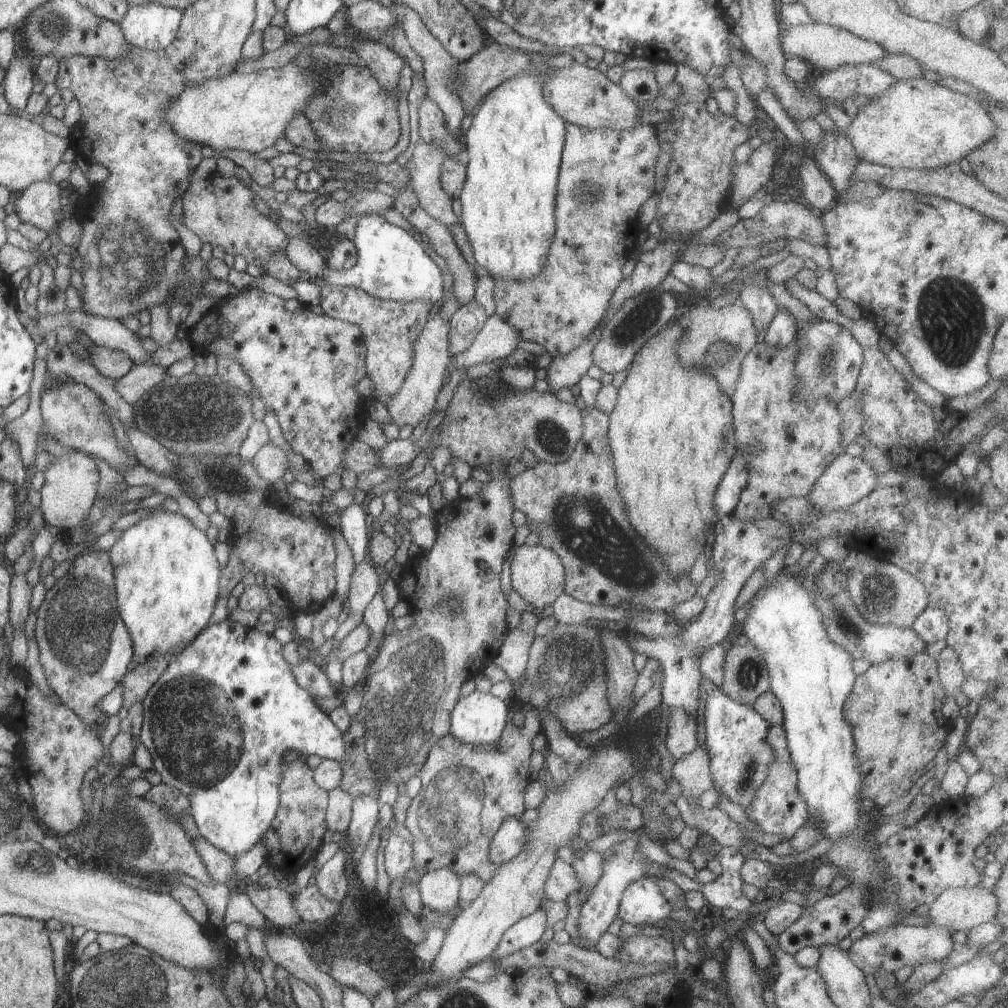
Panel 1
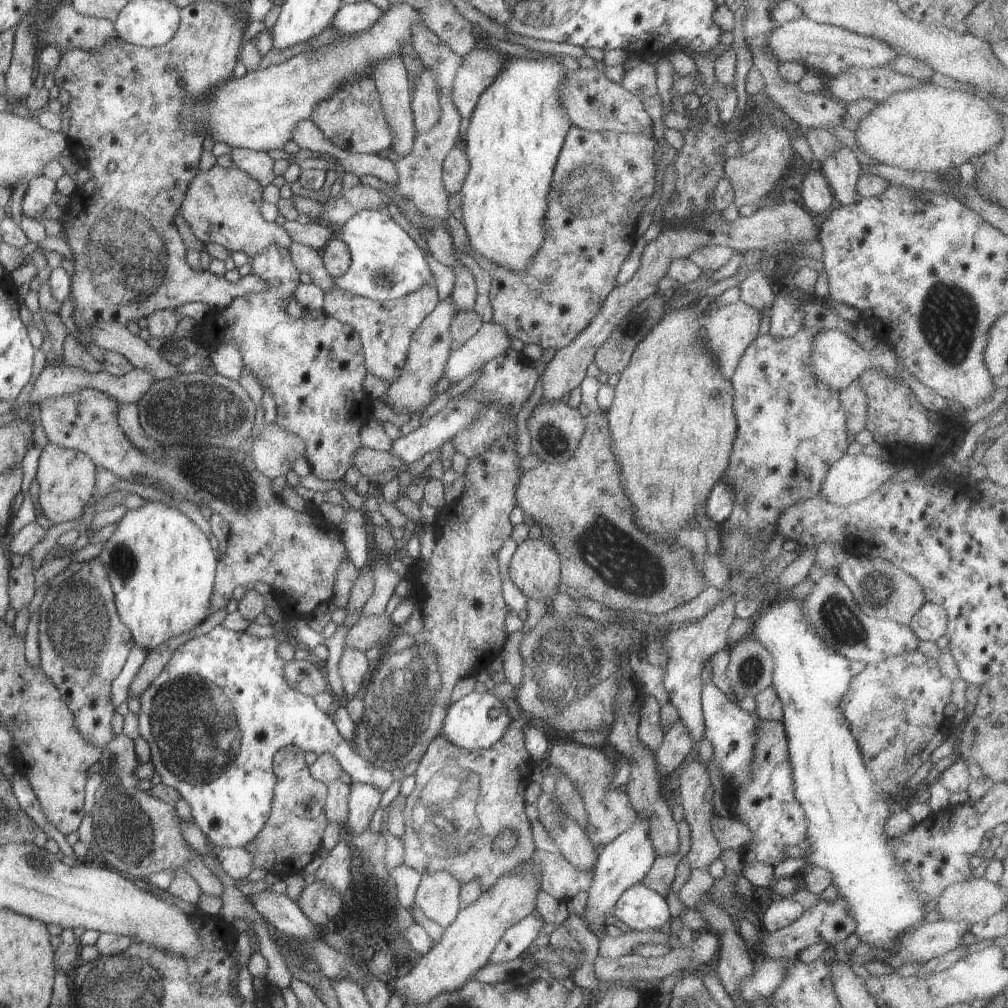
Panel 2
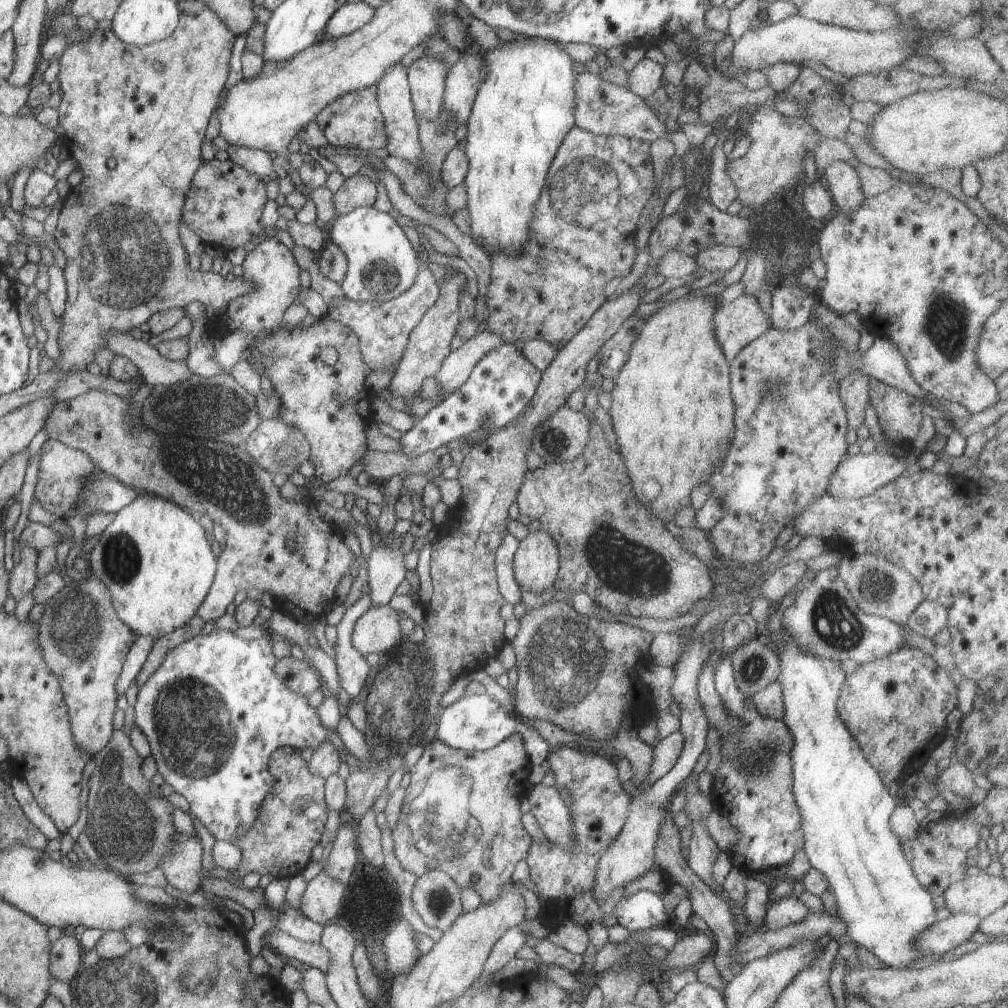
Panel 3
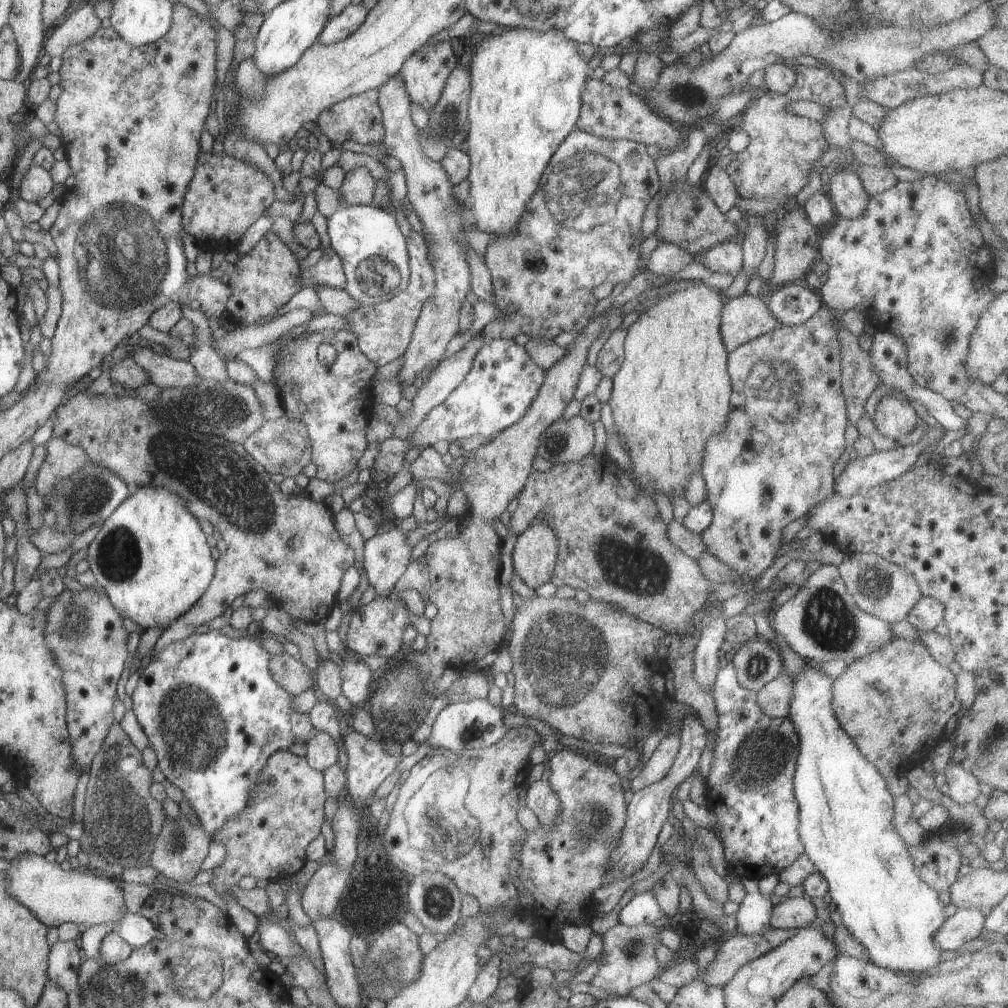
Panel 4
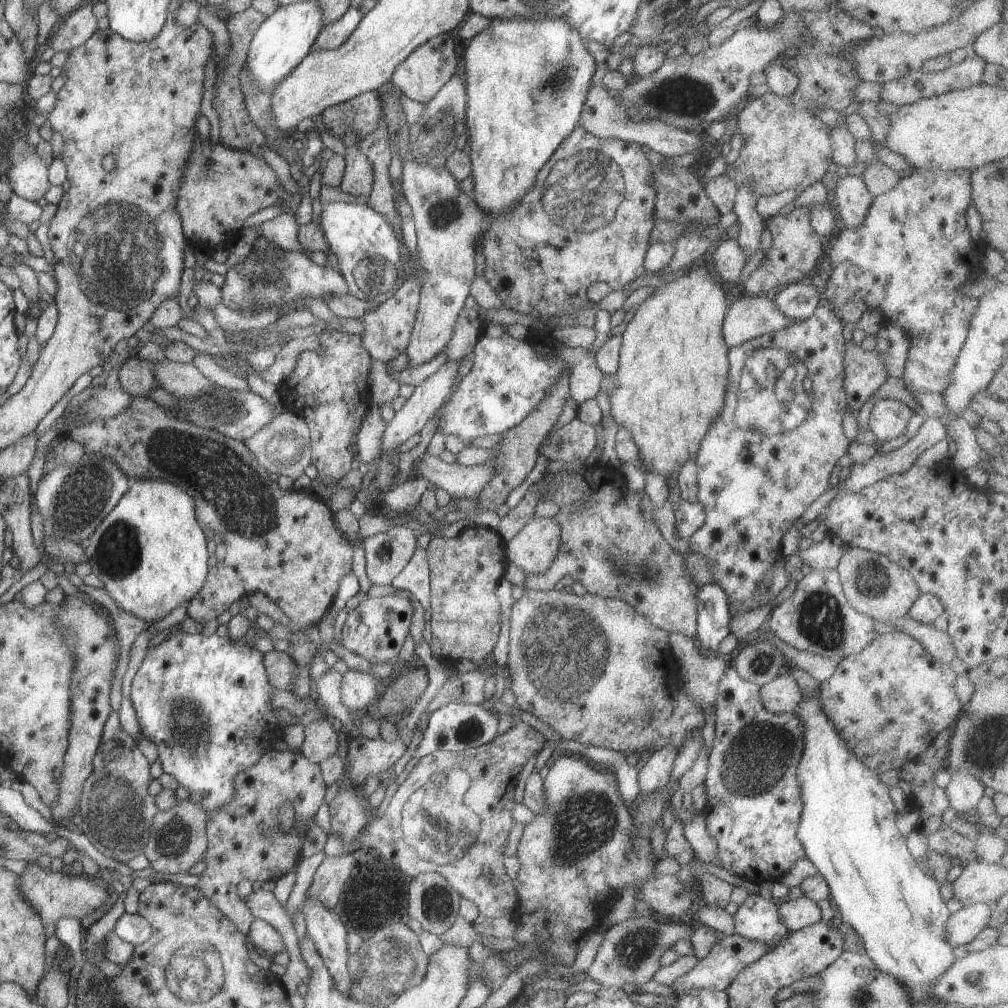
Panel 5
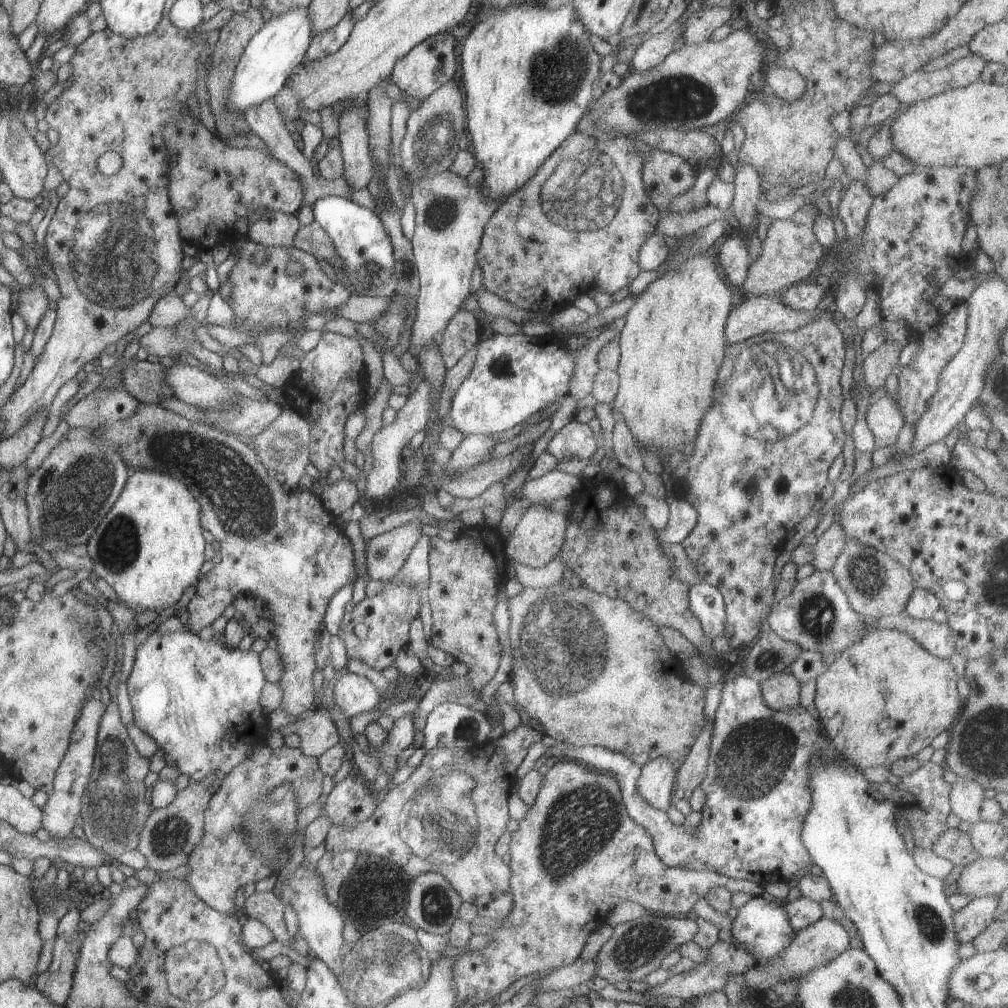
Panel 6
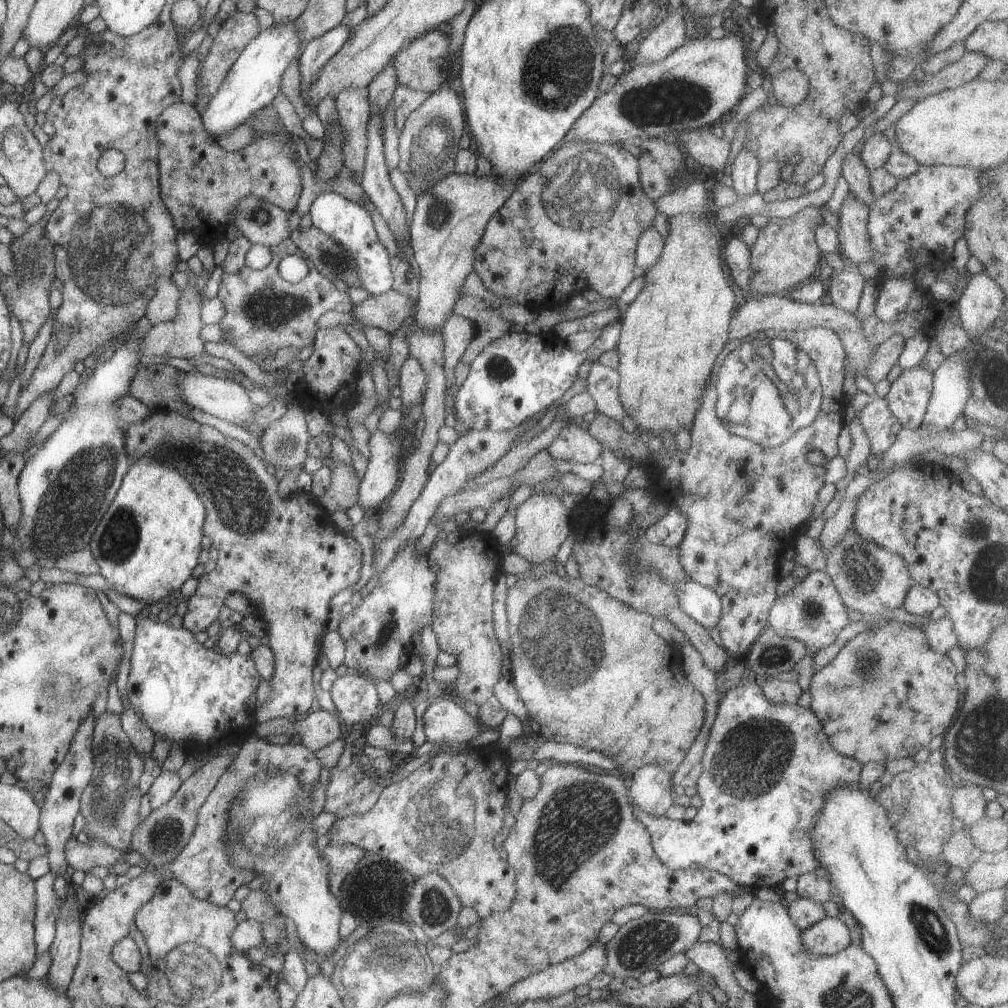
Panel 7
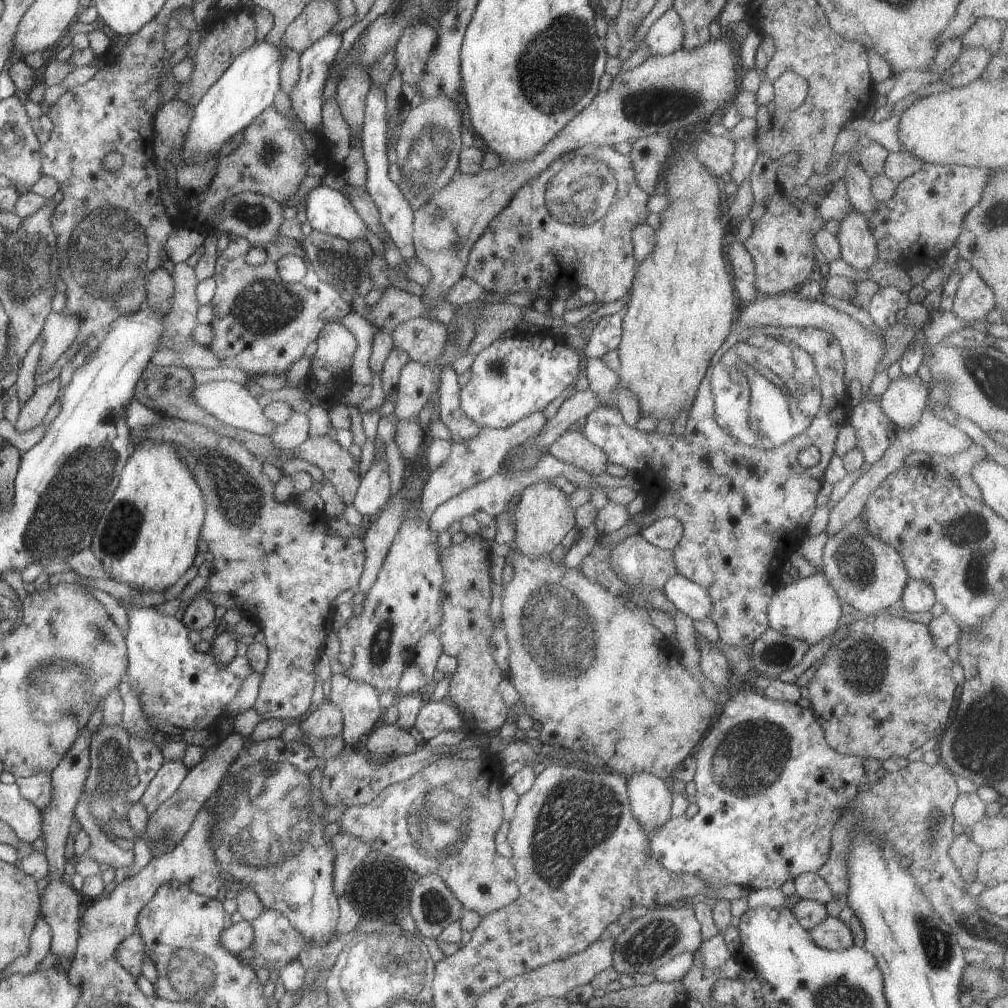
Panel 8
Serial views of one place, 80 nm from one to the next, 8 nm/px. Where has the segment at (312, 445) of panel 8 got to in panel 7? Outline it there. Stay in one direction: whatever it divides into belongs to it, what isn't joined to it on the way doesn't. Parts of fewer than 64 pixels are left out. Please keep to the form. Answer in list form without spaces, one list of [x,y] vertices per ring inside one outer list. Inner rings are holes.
[[[332,462],[329,464],[331,484],[328,492],[319,499],[322,508],[327,513],[336,510],[349,510],[358,503],[359,478],[356,470],[342,462]]]

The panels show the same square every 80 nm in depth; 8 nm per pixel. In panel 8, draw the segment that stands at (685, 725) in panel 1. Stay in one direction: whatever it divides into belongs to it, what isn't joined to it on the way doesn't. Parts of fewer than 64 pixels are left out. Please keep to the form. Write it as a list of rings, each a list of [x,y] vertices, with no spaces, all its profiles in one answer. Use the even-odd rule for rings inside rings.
[[[637,772],[627,779],[627,795],[632,814],[650,834],[670,819],[670,782],[651,772]]]

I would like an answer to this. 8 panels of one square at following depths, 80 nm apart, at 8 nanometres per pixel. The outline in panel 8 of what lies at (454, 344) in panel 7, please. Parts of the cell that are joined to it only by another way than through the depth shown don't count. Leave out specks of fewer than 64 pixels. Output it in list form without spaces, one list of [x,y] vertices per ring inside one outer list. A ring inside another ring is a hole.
[[[446,365],[441,370],[438,388],[441,420],[450,429],[451,442],[454,443],[476,436],[481,429],[461,409],[459,395],[461,386],[458,377],[452,366]]]

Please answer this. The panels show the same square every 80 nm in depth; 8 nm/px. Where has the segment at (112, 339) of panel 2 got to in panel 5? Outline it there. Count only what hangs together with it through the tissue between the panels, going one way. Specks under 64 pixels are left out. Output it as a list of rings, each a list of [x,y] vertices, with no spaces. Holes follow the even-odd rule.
[[[167,359],[156,364],[156,382],[167,393],[176,397],[196,398],[214,390],[214,382],[208,380],[192,363],[178,363]]]

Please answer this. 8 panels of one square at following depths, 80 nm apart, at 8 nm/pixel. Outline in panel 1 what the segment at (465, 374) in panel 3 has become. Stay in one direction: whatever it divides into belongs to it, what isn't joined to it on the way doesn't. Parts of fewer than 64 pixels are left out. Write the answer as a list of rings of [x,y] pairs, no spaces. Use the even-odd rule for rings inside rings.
[[[494,314],[482,326],[482,331],[470,344],[470,348],[452,358],[452,360],[454,359],[454,370],[456,368],[468,369],[480,362],[506,359],[518,349],[520,340],[520,335],[515,328]]]

